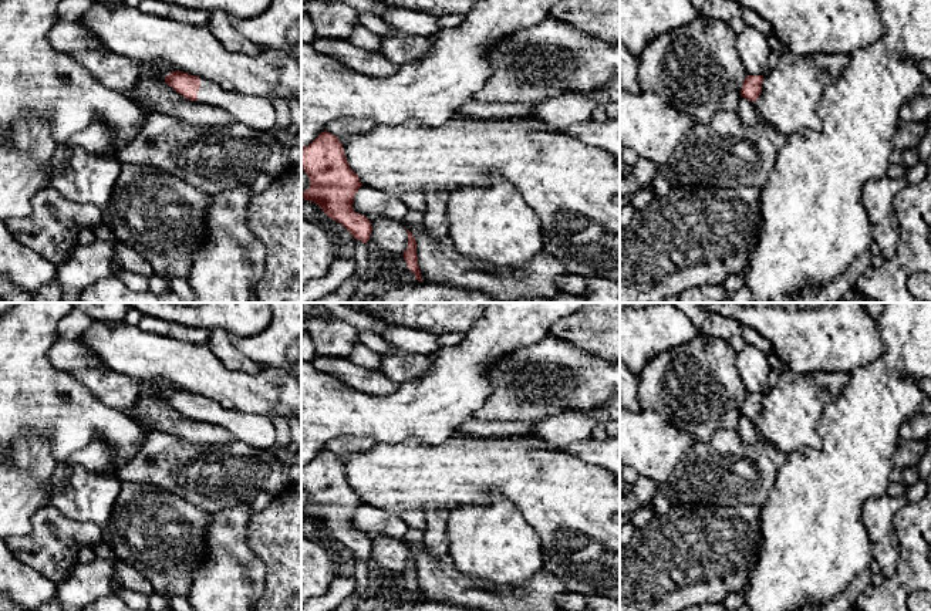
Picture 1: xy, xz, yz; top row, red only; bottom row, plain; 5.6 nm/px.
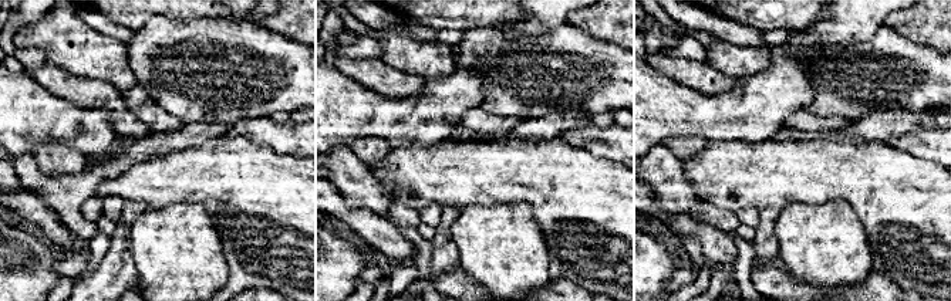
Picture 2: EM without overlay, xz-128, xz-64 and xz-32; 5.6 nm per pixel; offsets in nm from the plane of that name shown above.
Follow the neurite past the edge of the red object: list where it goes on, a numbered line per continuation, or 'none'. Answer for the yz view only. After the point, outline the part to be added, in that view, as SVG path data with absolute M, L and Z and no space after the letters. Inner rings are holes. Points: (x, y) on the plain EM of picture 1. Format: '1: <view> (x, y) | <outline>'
none

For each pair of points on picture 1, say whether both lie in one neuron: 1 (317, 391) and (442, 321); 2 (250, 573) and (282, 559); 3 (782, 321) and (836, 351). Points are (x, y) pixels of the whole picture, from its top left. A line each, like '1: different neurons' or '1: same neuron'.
1: different neurons
2: different neurons
3: same neuron

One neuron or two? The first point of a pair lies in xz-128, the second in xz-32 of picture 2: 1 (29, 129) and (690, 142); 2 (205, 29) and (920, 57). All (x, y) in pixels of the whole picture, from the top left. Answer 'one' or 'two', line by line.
1: two
2: one

